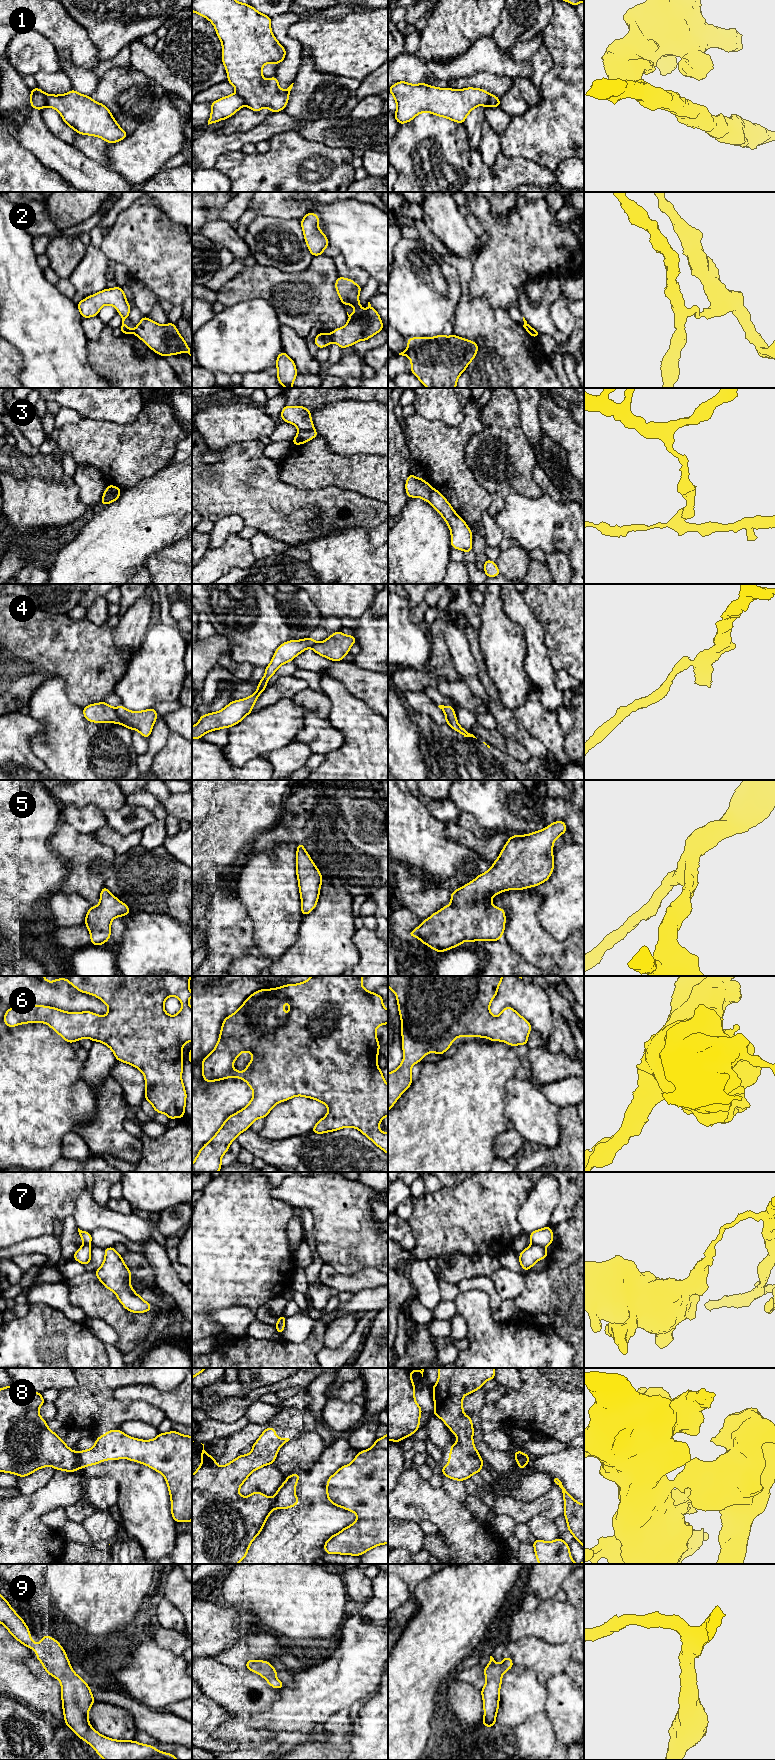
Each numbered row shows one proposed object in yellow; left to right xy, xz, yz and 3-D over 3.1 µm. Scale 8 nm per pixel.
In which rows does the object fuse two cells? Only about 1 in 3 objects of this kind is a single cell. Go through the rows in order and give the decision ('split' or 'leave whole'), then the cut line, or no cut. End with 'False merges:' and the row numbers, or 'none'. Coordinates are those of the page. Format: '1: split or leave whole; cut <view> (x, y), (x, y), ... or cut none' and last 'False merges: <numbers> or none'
1: split; cut xy (43, 93), (46, 105)
2: split; cut xz (330, 334), (332, 341)
3: split; cut xz (314, 429), (298, 430)
4: split; cut xy (115, 709), (118, 723)
5: leave whole; cut none
6: leave whole; cut none
7: split; cut yz (532, 1243), (544, 1247)
8: split; cut xy (76, 1452), (76, 1466), (78, 1468)
9: leave whole; cut none
False merges: 1, 2, 3, 4, 7, 8

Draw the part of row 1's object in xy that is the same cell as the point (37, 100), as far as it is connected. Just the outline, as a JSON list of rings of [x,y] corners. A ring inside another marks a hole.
[[[40,88],[30,89],[30,105],[37,110],[42,110],[46,107],[45,104],[45,94]]]

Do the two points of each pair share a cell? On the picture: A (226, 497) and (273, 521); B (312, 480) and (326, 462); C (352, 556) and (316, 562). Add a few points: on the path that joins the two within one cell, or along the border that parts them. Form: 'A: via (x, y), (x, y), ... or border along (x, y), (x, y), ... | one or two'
A: via (238, 497), (249, 497), (261, 509) | one
B: via (312, 476), (322, 466) | one
C: via (343, 558), (325, 561) | one

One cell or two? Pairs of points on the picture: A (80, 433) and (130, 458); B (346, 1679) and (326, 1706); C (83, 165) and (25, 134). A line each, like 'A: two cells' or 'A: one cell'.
A: one cell
B: one cell
C: one cell

